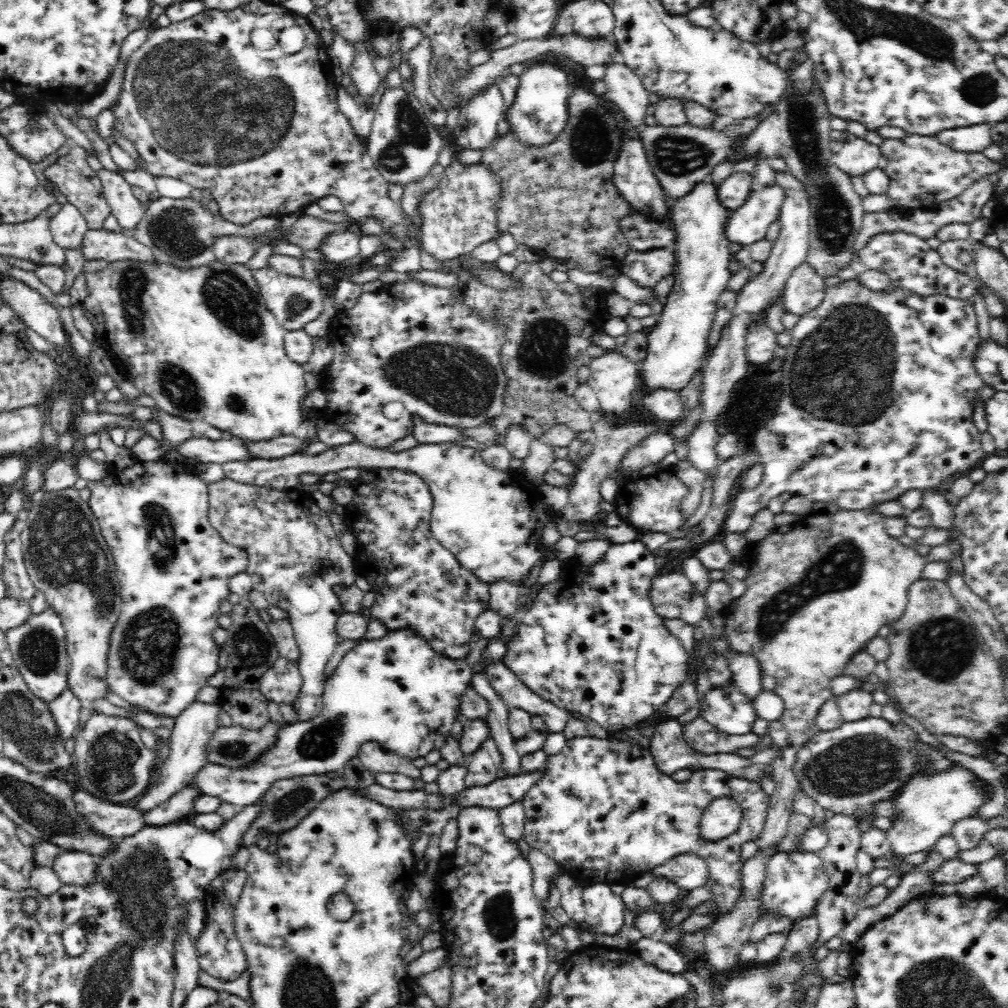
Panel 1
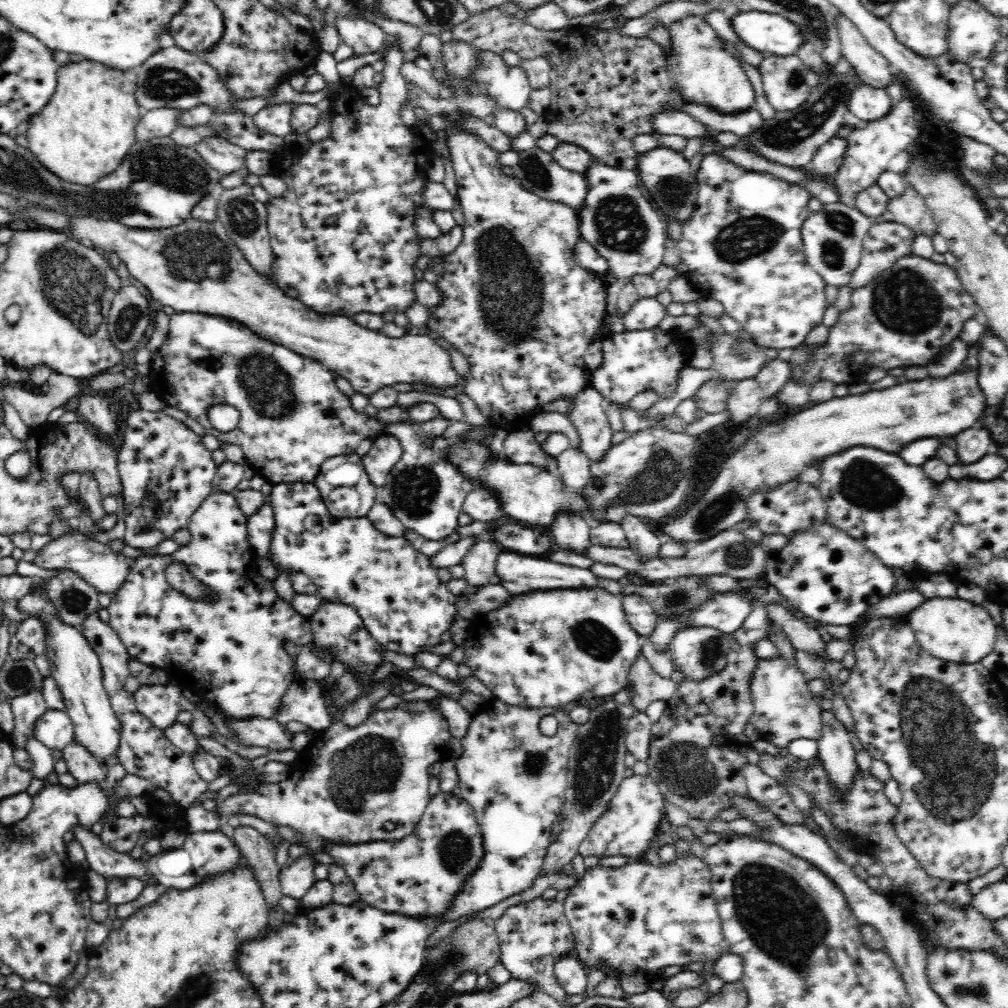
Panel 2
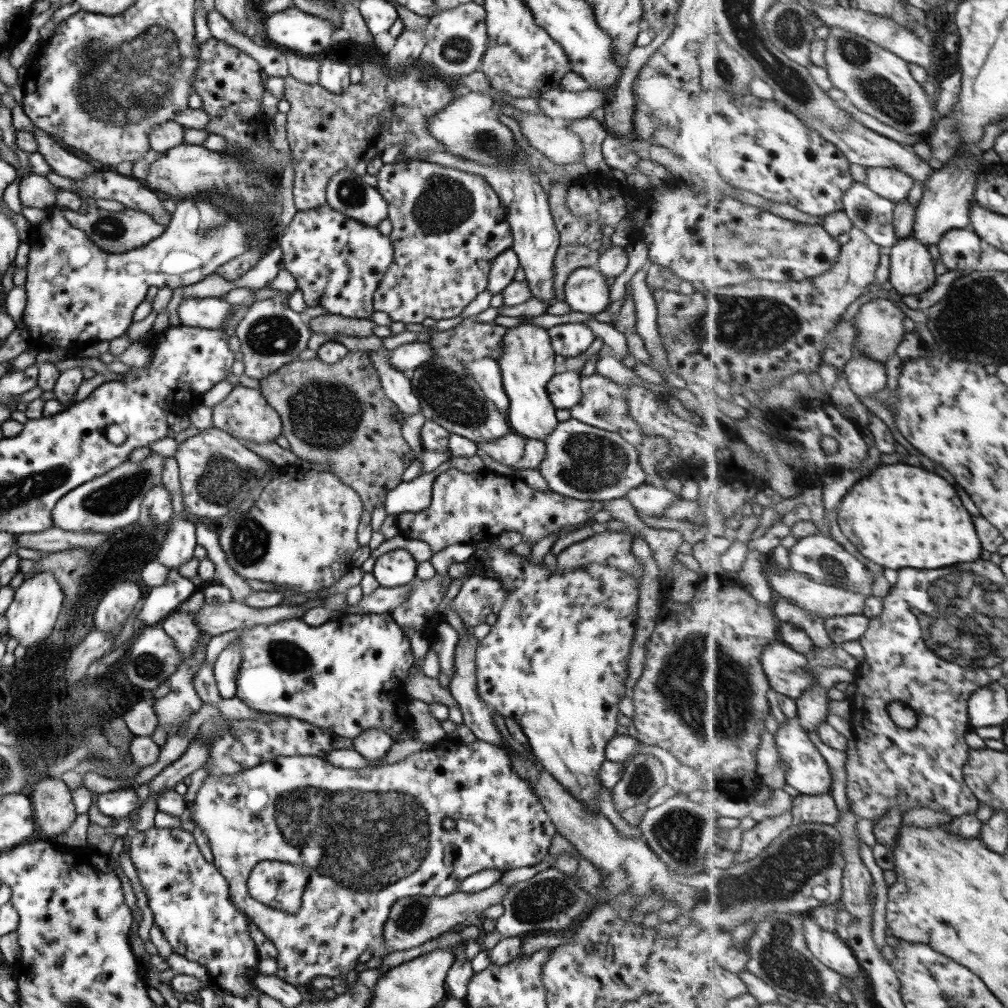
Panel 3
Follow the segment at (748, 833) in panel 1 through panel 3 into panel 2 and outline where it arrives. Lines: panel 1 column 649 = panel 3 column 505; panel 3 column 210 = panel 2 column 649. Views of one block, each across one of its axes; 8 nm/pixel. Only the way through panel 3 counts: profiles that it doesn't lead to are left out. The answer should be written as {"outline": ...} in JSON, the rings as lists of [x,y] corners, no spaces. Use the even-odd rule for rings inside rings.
{"outline":[[[649,775],[624,778],[617,792],[608,802],[607,810],[598,818],[581,842],[578,854],[583,858],[596,856],[625,856],[631,862],[648,863],[646,853],[652,848],[660,831],[661,823],[667,818],[665,812],[666,798],[660,793],[653,779]]]}

